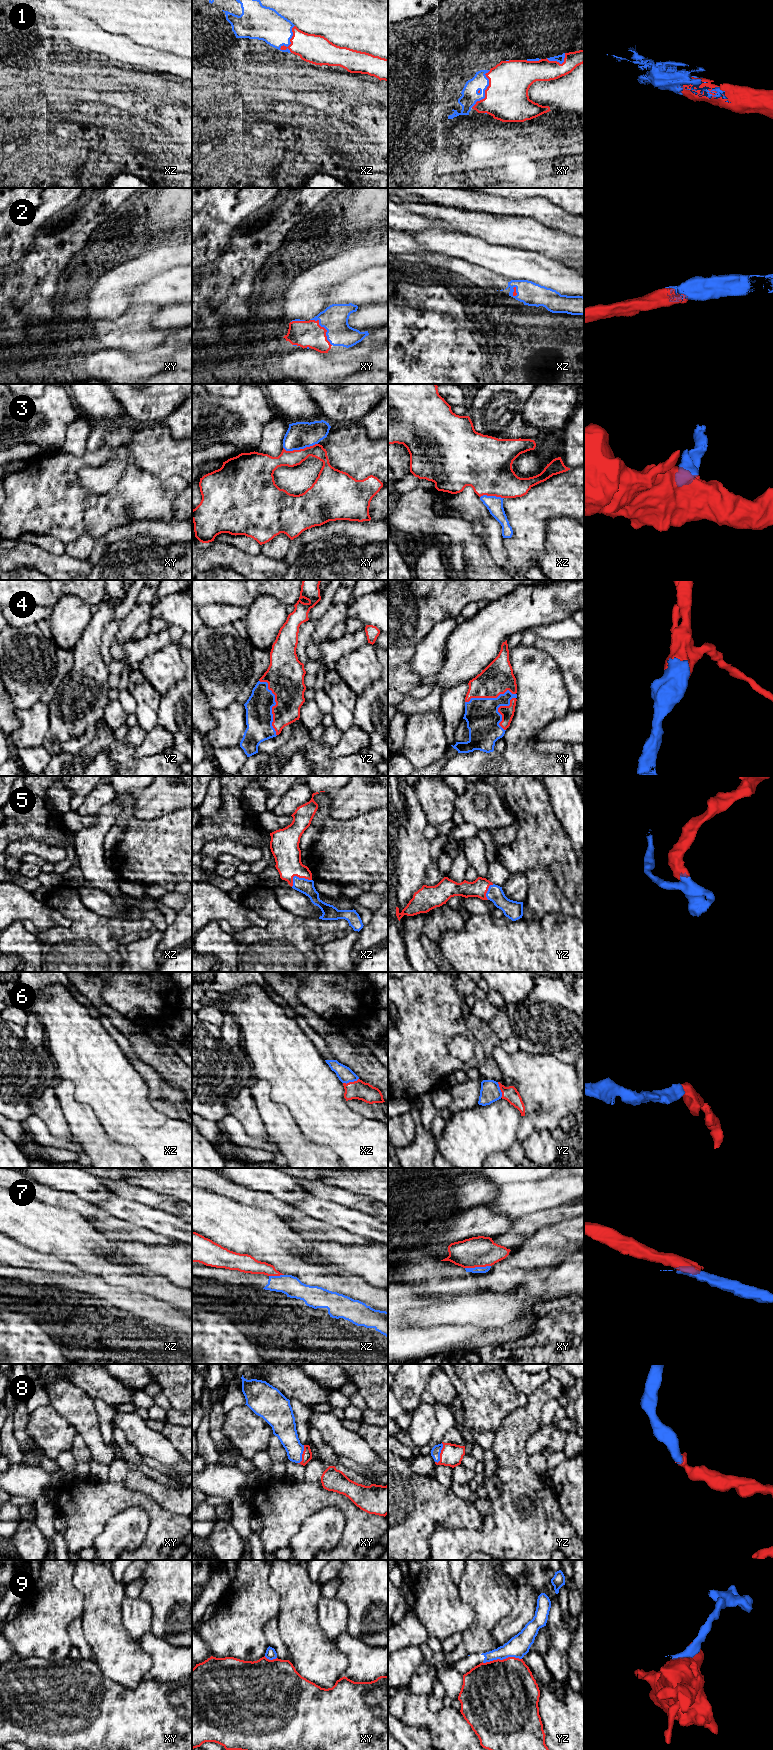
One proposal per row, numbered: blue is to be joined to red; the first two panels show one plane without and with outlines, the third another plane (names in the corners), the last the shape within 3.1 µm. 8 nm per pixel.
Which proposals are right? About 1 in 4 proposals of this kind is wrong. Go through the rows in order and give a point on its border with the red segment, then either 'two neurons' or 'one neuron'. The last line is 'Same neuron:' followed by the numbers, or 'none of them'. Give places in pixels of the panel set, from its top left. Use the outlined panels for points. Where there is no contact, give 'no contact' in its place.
1: xy (485, 90) | one neuron
2: xy (325, 329) | one neuron
3: xy (300, 449) | one neuron
4: yz (275, 705) | one neuron
5: xz (297, 876) | one neuron
6: xz (350, 1082) | one neuron
7: xy (477, 1266) | two neurons
8: yz (440, 1453) | one neuron
9: yz (501, 1660) | two neurons
Same neuron: 1, 2, 3, 4, 5, 6, 8

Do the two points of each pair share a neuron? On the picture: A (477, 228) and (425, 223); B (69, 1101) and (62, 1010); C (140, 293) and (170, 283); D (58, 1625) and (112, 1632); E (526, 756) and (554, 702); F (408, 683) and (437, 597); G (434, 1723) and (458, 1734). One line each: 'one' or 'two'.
A: two
B: two
C: one
D: two
E: one
F: one
G: one

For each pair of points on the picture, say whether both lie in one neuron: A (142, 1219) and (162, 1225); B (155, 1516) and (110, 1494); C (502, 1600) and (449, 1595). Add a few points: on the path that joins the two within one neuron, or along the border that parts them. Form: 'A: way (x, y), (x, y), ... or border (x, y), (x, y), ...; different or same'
A: way (147, 1219), (151, 1219), (157, 1224); same
B: way (145, 1504), (137, 1498), (122, 1498); same
C: border (457, 1585), (460, 1599), (471, 1607), (473, 1615); different

